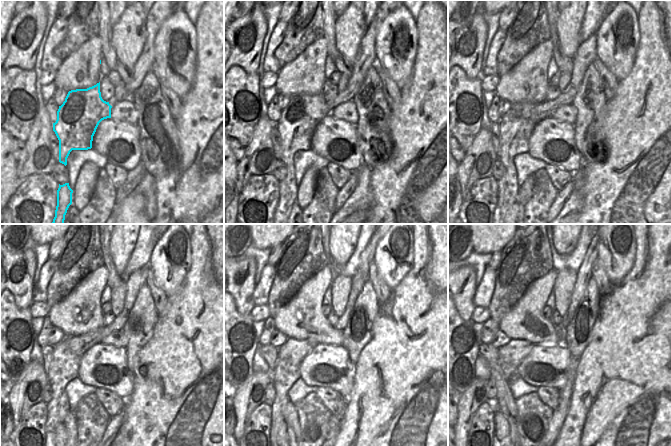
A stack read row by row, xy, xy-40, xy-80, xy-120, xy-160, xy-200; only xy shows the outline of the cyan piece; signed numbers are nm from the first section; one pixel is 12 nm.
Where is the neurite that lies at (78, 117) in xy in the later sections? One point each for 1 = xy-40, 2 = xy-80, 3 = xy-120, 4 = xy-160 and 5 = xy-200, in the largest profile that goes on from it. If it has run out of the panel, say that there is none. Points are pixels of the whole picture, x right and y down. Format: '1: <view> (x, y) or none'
1: xy-40 (303, 113)
2: xy-80 (516, 127)
3: xy-120 (64, 367)
4: xy-160 (285, 374)
5: xy-200 (508, 370)

